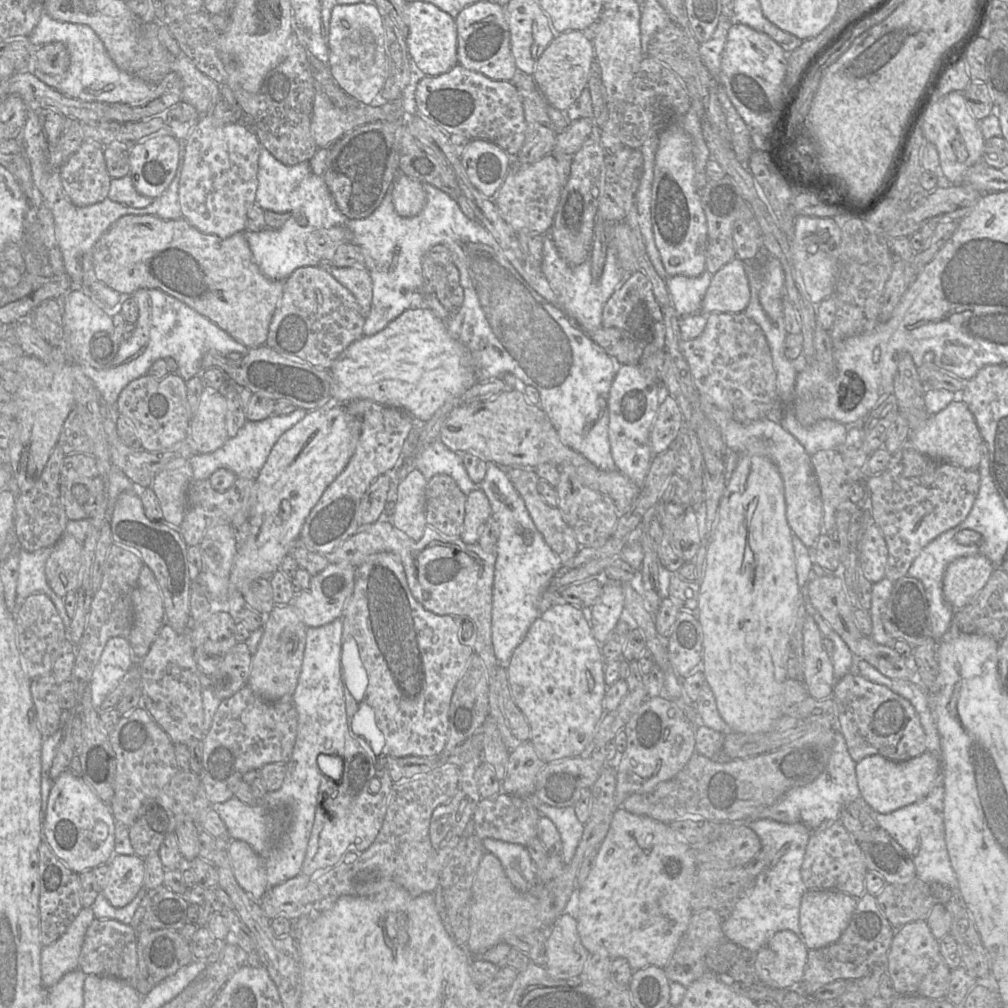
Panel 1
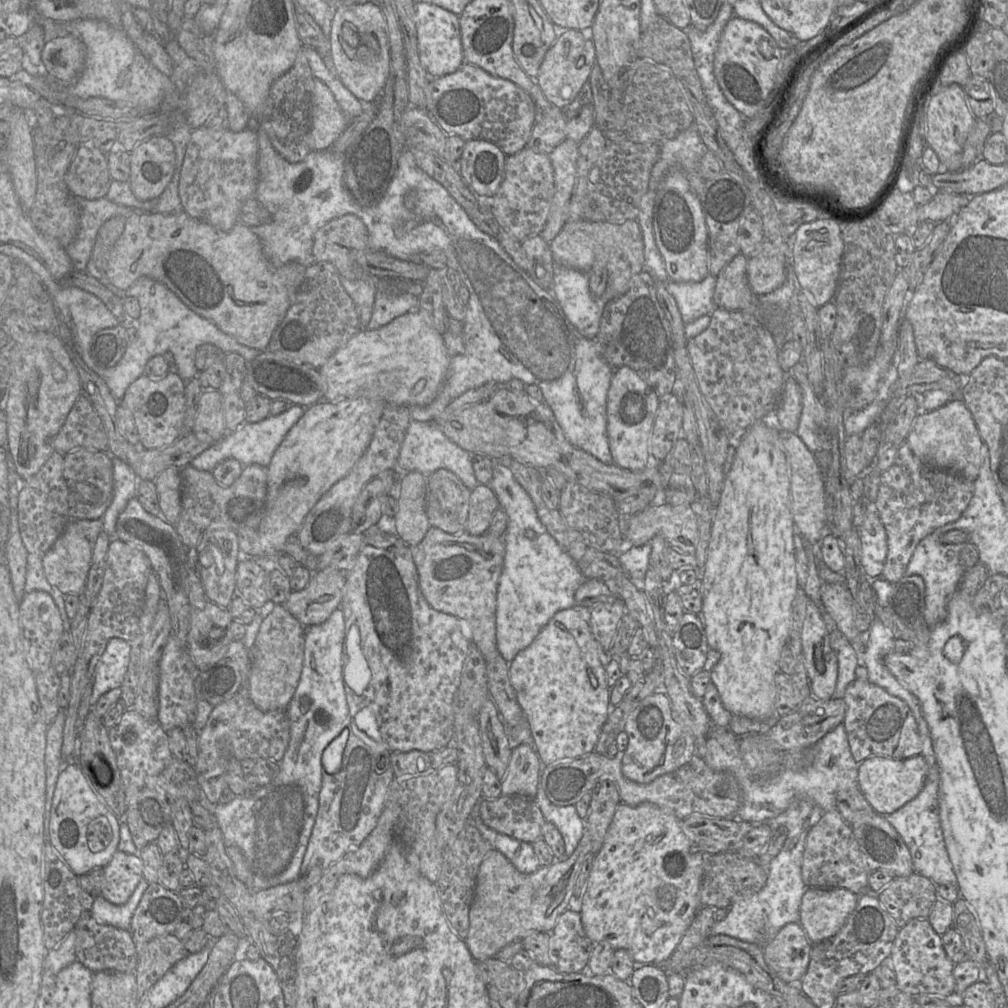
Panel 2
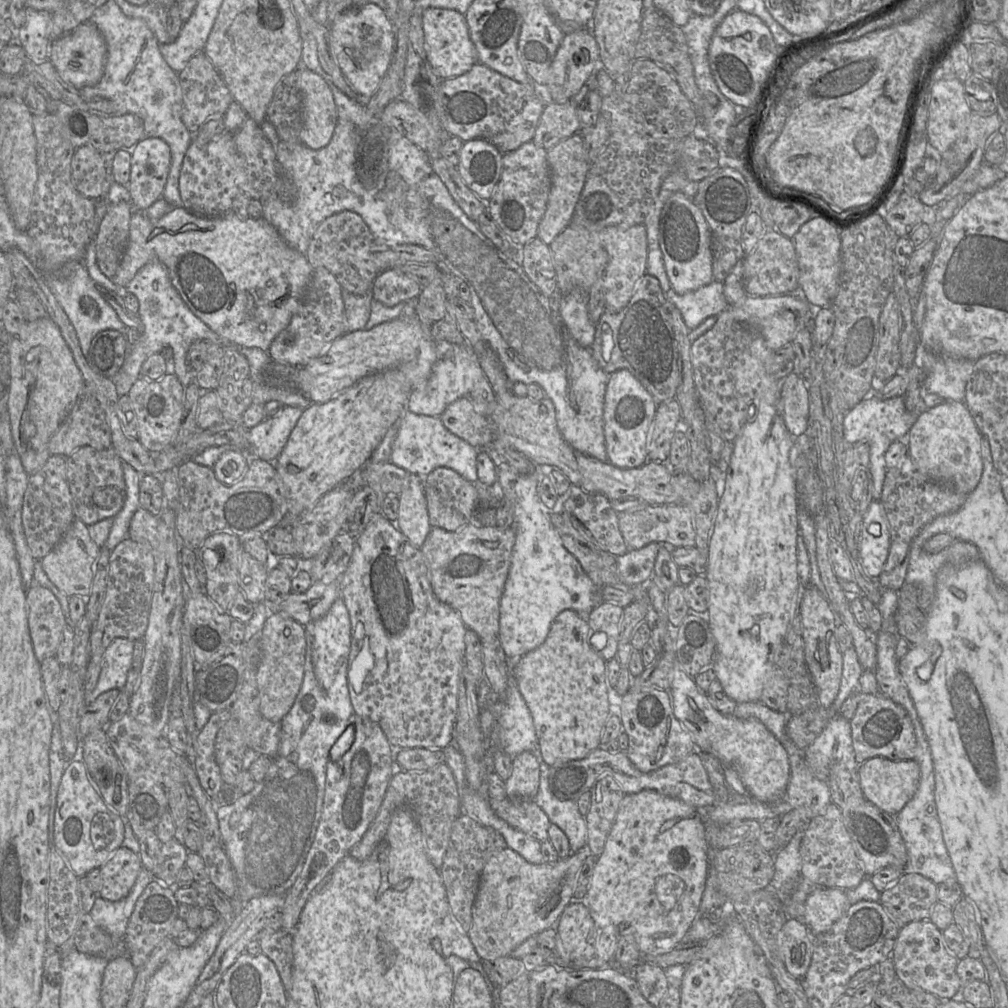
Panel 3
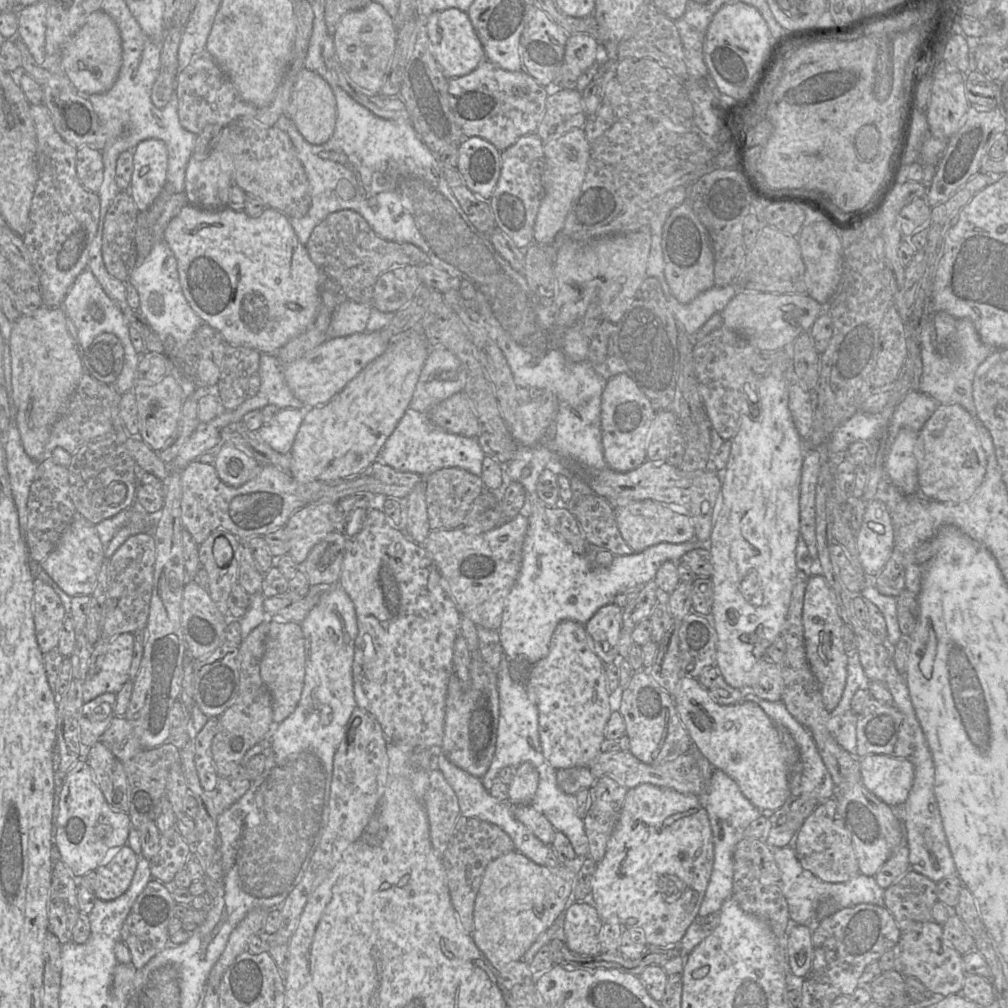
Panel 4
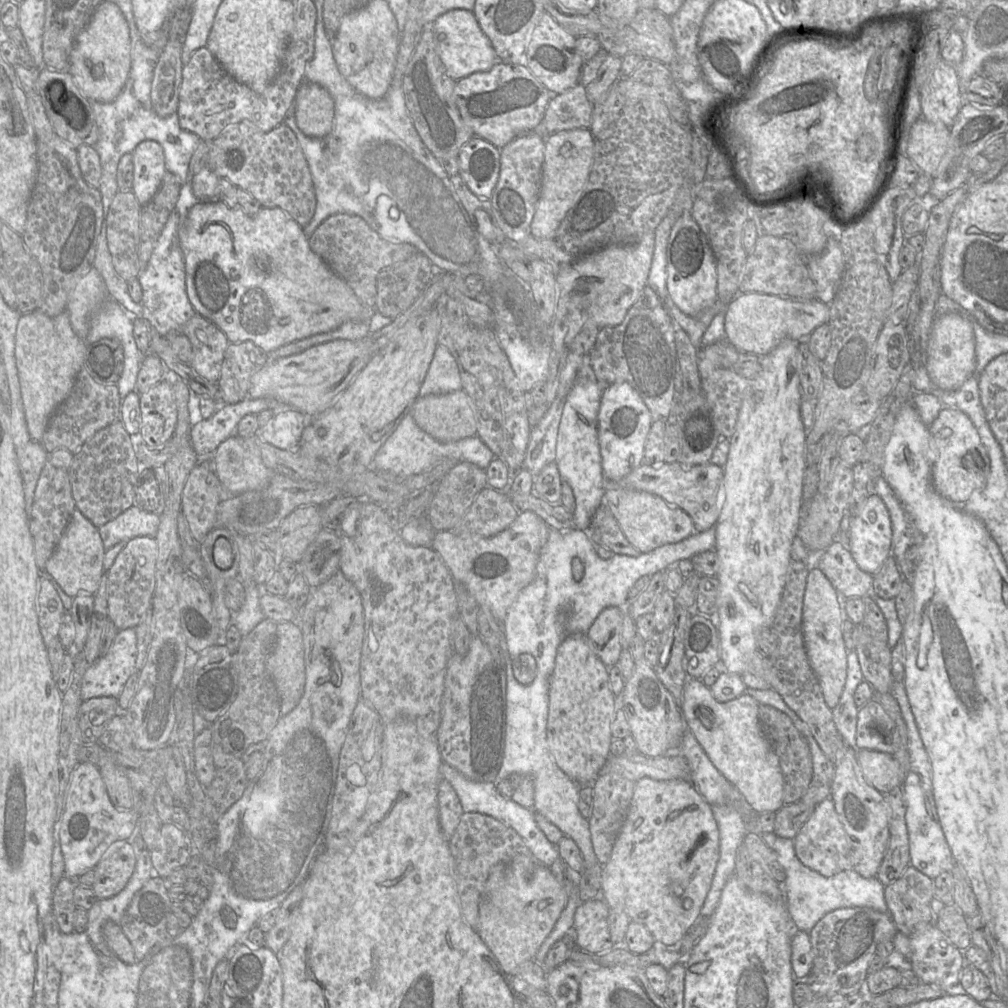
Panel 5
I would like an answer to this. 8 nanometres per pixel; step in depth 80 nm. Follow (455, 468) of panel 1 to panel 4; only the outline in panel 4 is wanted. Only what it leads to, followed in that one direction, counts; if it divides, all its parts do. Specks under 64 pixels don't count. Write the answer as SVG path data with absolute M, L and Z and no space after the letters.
M408 408L394 431L385 441L377 460L400 472L412 472L423 477L443 469L456 467L480 476L486 454L476 438L452 434L430 420L428 413Z

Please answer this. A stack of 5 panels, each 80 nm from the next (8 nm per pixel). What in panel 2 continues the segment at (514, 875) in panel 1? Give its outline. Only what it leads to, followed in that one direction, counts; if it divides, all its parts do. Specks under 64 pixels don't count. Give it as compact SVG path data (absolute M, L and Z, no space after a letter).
M479 816L472 822L493 848L501 852L520 873L531 874L540 868L531 843L517 840L487 827Z

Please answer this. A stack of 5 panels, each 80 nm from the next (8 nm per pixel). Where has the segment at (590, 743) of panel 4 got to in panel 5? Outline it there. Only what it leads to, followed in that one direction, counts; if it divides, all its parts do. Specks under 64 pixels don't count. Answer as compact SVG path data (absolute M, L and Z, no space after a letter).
M574 633L557 649L549 680L546 740L557 766L579 785L592 785L610 754L610 724L616 695L609 684L608 667L592 648L586 634Z

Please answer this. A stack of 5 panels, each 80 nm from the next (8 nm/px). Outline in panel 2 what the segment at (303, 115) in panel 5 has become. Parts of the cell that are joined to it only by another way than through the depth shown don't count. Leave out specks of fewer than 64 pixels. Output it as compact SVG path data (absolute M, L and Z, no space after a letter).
M315 79L310 110L311 149L330 149L350 120L341 110L330 89L322 81Z

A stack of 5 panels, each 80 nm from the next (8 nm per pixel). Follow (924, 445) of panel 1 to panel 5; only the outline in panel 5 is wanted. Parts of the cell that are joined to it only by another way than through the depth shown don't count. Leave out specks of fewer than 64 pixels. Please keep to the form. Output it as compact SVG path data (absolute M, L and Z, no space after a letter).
M944 406L928 430L937 447L937 458L932 463L932 485L942 497L963 505L975 490L986 483L990 472L987 451L974 424L959 409Z

